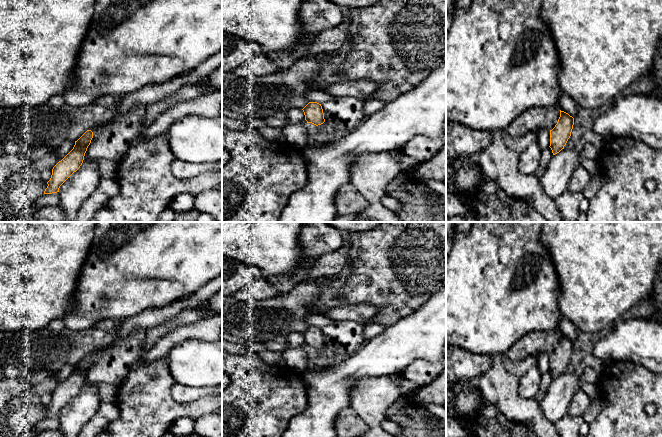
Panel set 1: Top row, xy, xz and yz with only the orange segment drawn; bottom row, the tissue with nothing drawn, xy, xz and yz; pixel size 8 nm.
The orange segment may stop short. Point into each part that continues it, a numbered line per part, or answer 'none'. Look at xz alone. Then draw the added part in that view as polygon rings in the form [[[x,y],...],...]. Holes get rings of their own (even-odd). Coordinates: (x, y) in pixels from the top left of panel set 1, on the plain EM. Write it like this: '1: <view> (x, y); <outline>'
none

